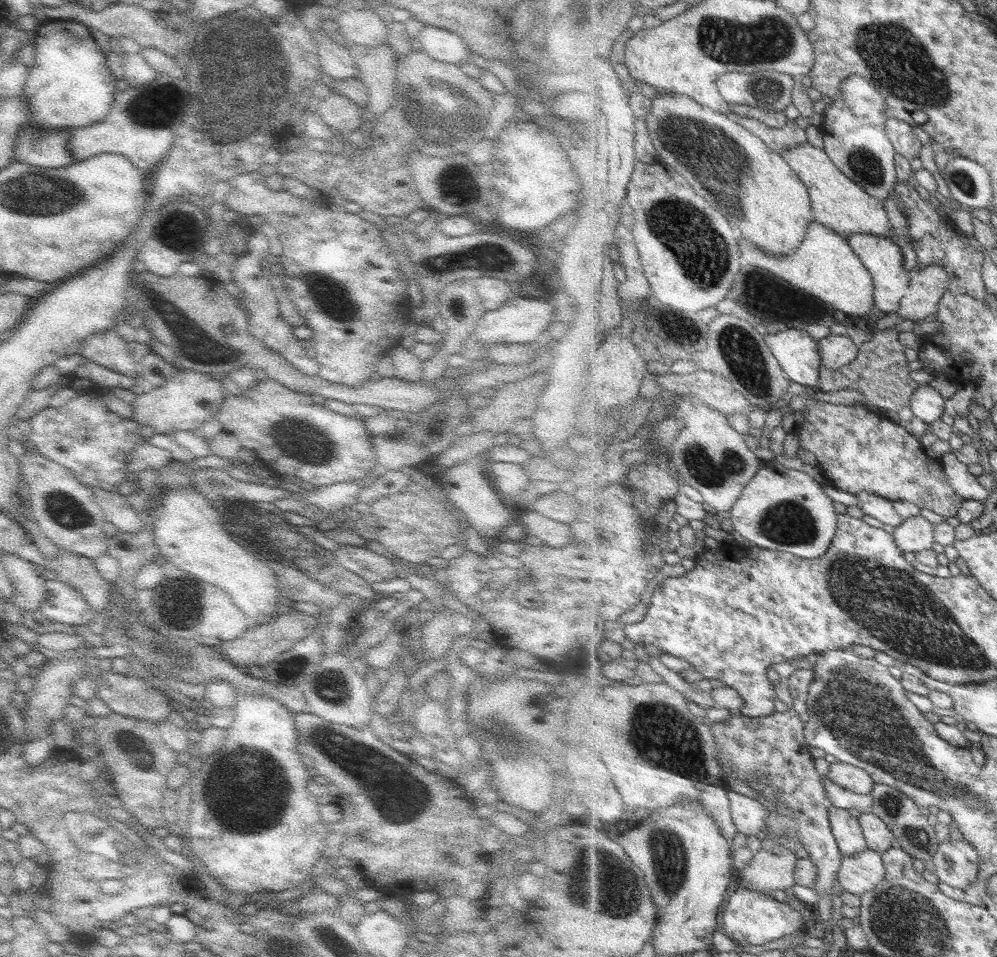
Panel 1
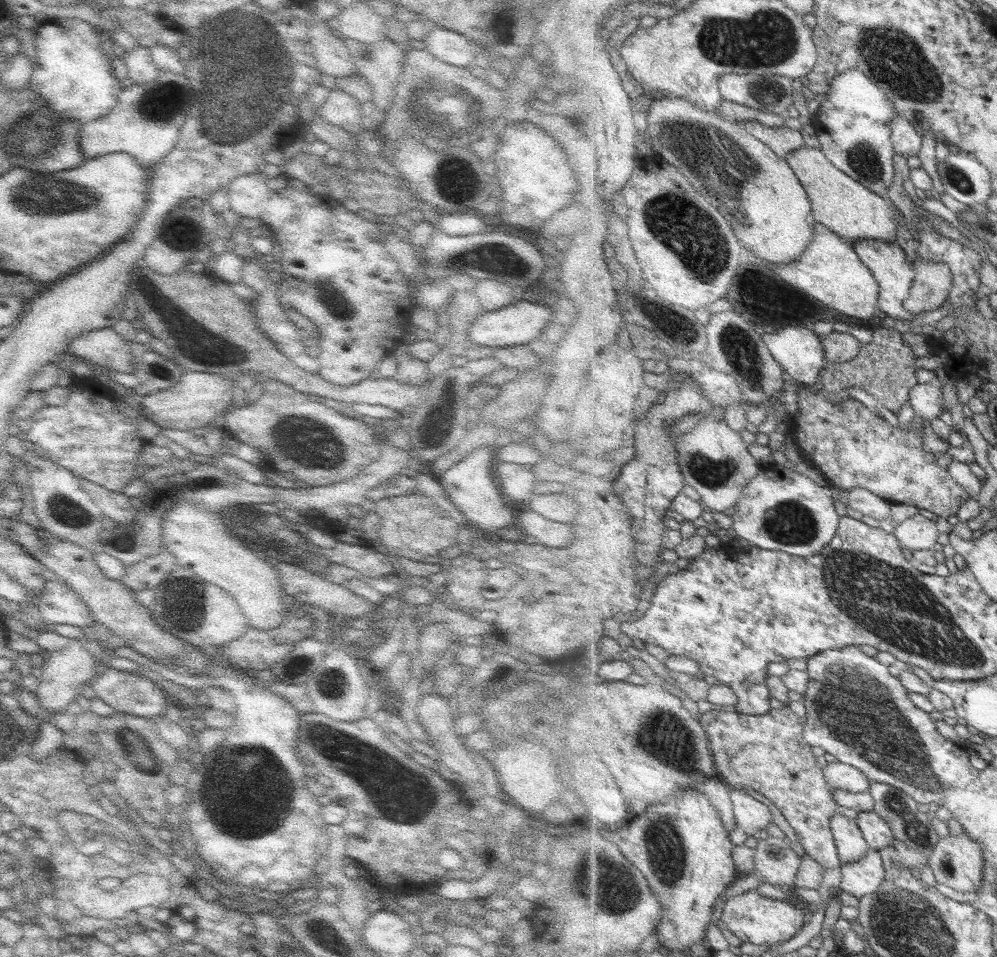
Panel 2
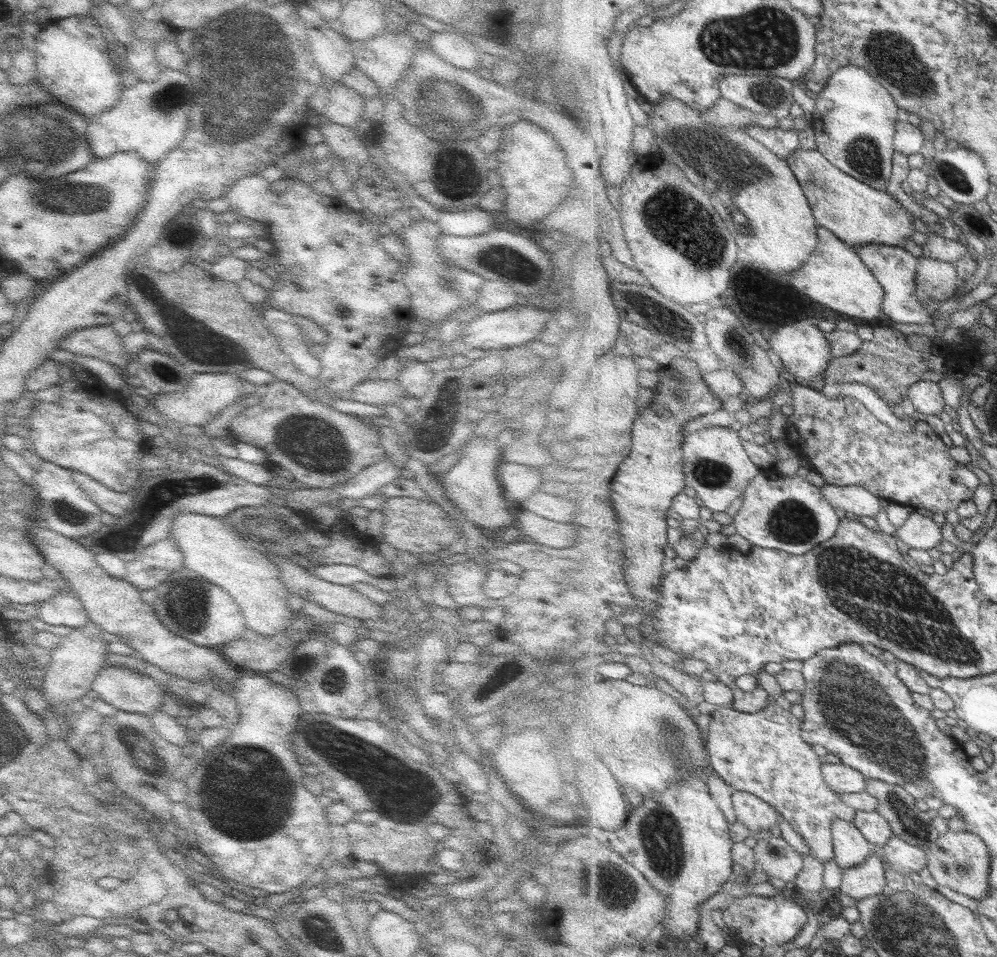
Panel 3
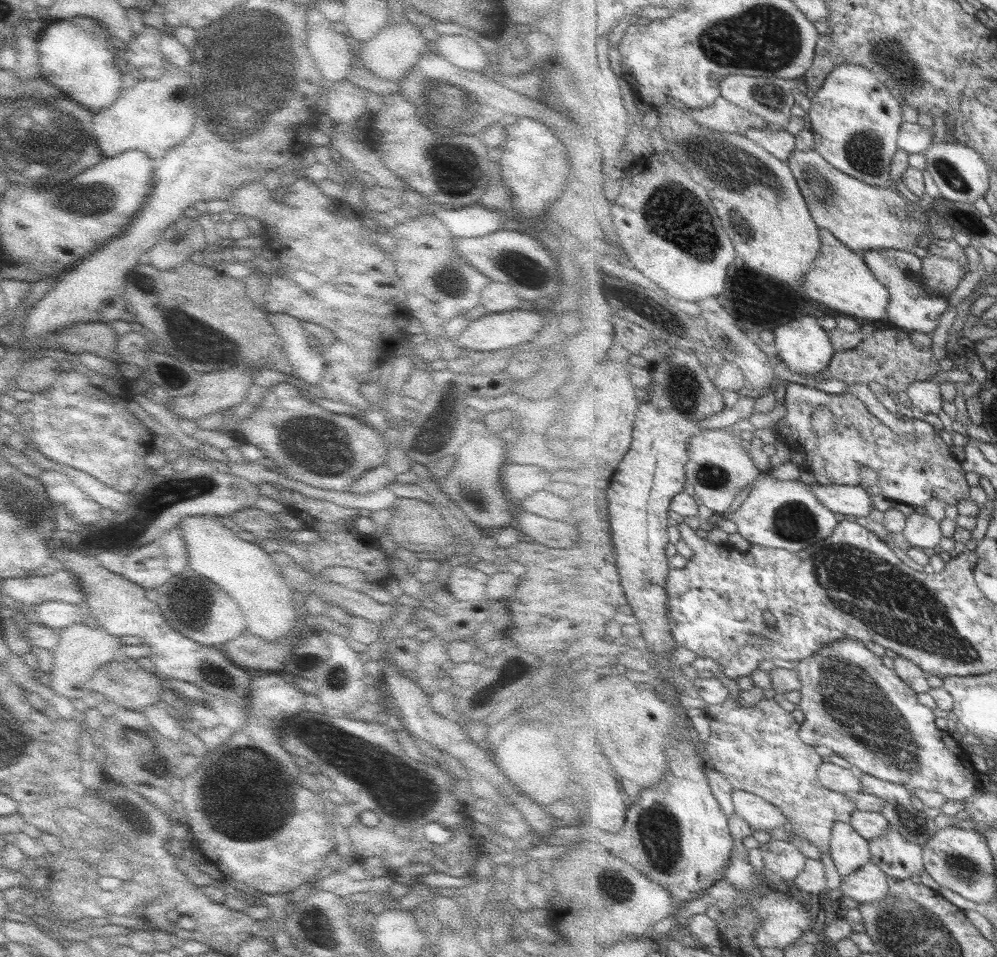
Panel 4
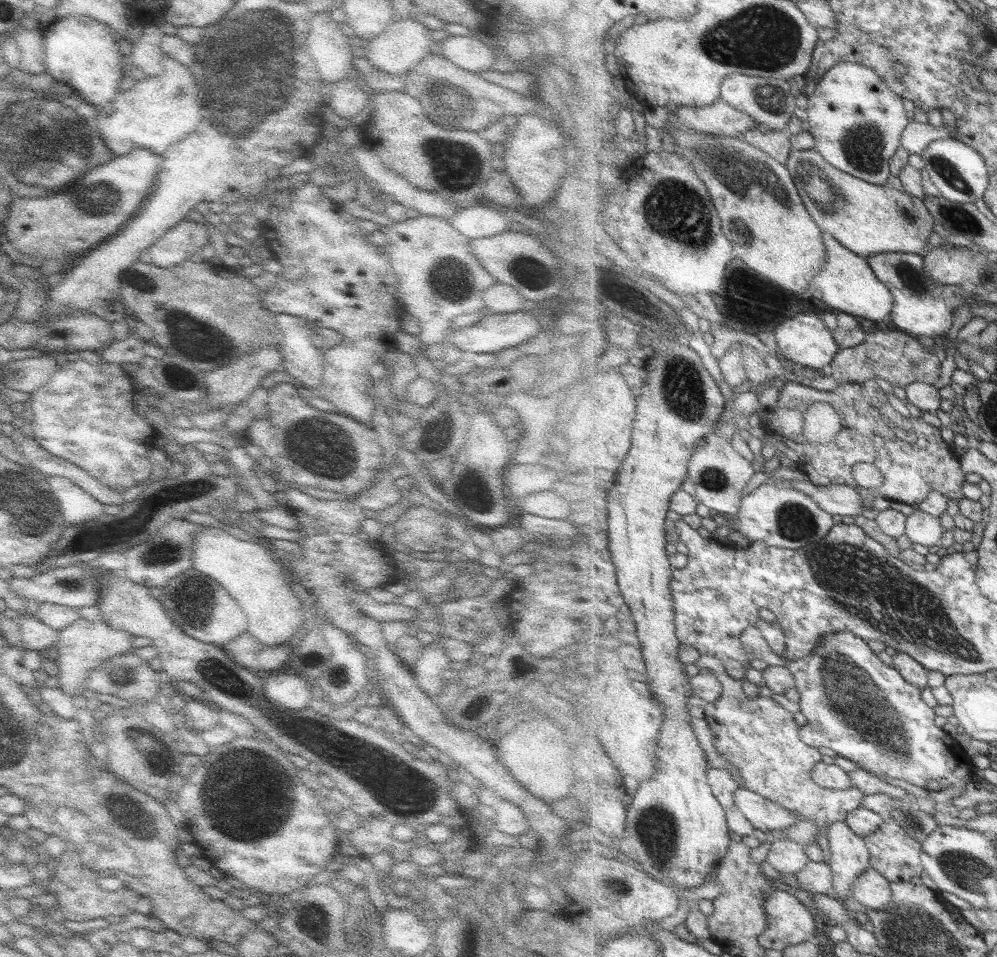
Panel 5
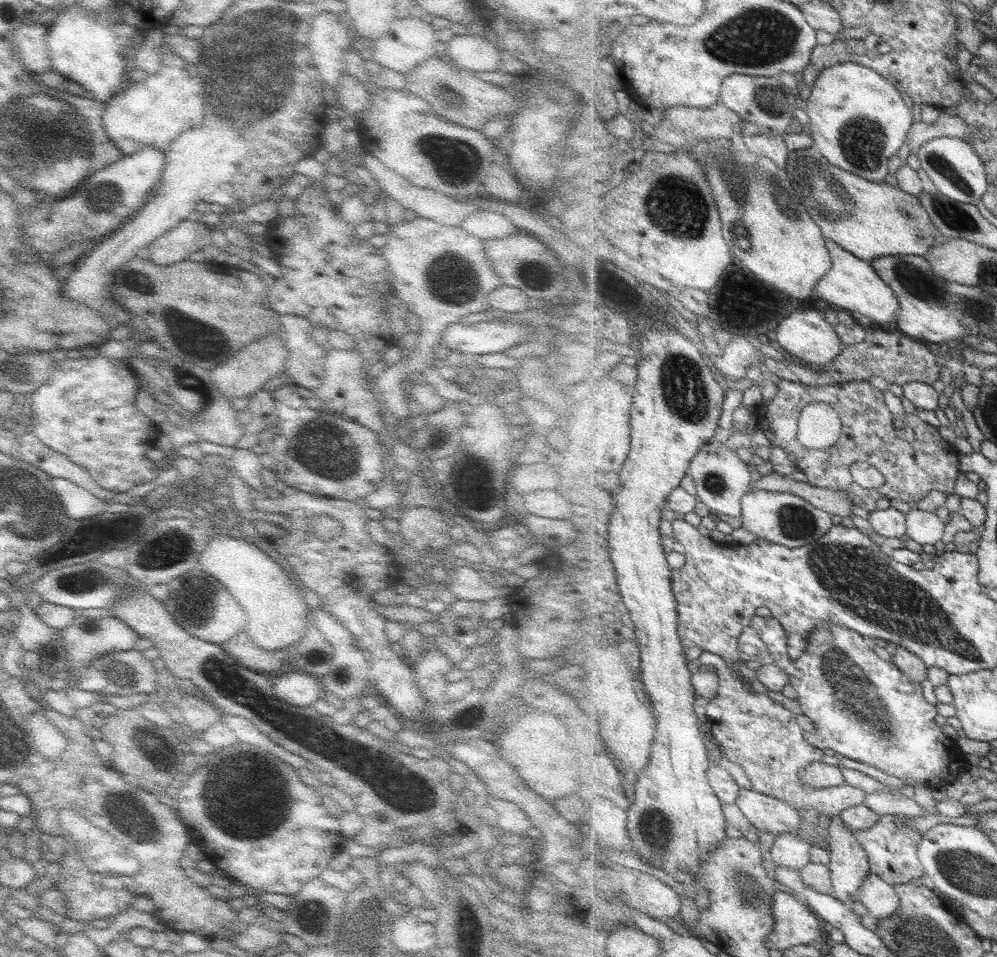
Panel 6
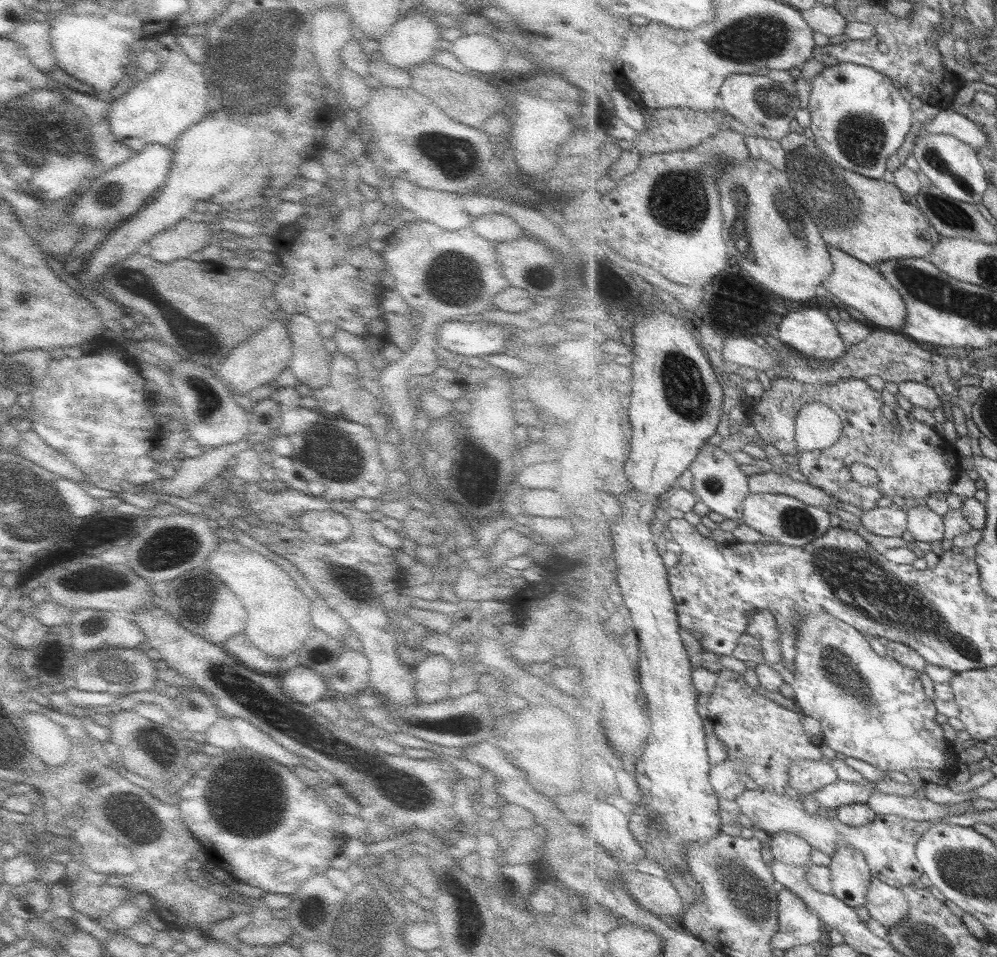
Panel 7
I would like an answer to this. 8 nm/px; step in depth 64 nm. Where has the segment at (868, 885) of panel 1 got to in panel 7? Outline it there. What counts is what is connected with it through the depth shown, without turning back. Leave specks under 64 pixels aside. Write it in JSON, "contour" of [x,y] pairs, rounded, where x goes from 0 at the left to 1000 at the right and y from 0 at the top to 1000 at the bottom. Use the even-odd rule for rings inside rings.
{"contour":[[[876,916],[868,949],[874,958],[892,970],[907,960],[912,951],[912,940],[908,939],[903,928]]]}

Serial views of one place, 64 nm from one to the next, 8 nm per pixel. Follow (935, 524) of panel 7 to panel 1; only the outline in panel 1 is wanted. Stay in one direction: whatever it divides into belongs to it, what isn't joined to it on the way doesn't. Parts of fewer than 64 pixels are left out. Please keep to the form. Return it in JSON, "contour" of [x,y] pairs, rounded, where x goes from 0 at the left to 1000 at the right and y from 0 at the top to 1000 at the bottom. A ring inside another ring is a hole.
{"contour":[[[924,538],[911,541],[895,556],[906,577],[932,575],[938,568],[938,549]]]}

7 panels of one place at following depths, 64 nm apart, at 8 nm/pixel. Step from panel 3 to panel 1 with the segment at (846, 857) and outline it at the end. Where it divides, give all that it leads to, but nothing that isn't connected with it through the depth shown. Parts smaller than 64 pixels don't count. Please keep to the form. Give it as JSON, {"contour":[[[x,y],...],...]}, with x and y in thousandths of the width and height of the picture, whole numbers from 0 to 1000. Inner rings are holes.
{"contour":[[[835,842],[832,859],[839,881],[843,884],[847,896],[856,894],[870,887],[871,881],[863,856],[856,853],[853,846]]]}

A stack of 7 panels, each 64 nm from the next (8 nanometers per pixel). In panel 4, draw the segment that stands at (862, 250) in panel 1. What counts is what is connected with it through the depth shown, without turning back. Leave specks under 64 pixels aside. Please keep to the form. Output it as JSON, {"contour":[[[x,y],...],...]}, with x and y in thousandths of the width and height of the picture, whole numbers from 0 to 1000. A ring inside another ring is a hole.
{"contour":[[[900,260],[873,261],[866,266],[876,287],[893,305],[894,315],[891,318],[890,333],[905,344],[934,350],[952,318],[950,309],[938,307],[928,301],[925,270],[912,262]]]}

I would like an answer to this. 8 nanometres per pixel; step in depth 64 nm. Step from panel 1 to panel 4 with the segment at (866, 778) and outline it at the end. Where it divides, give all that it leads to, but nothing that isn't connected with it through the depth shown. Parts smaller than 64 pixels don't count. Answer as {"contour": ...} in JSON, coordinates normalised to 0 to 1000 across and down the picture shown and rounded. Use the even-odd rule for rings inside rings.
{"contour":[[[827,796],[821,800],[819,810],[823,819],[831,825],[843,827],[846,830],[865,828],[864,812],[857,803],[850,805],[850,803]]]}

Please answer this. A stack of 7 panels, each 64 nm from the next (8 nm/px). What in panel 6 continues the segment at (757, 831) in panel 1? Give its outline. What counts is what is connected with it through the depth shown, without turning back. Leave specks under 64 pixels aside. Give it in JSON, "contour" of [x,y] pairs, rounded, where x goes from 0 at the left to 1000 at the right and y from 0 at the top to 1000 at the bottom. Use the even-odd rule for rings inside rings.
{"contour":[[[753,824],[743,825],[738,841],[759,867],[777,874],[785,870],[800,871],[805,857],[803,848],[794,839]]]}

